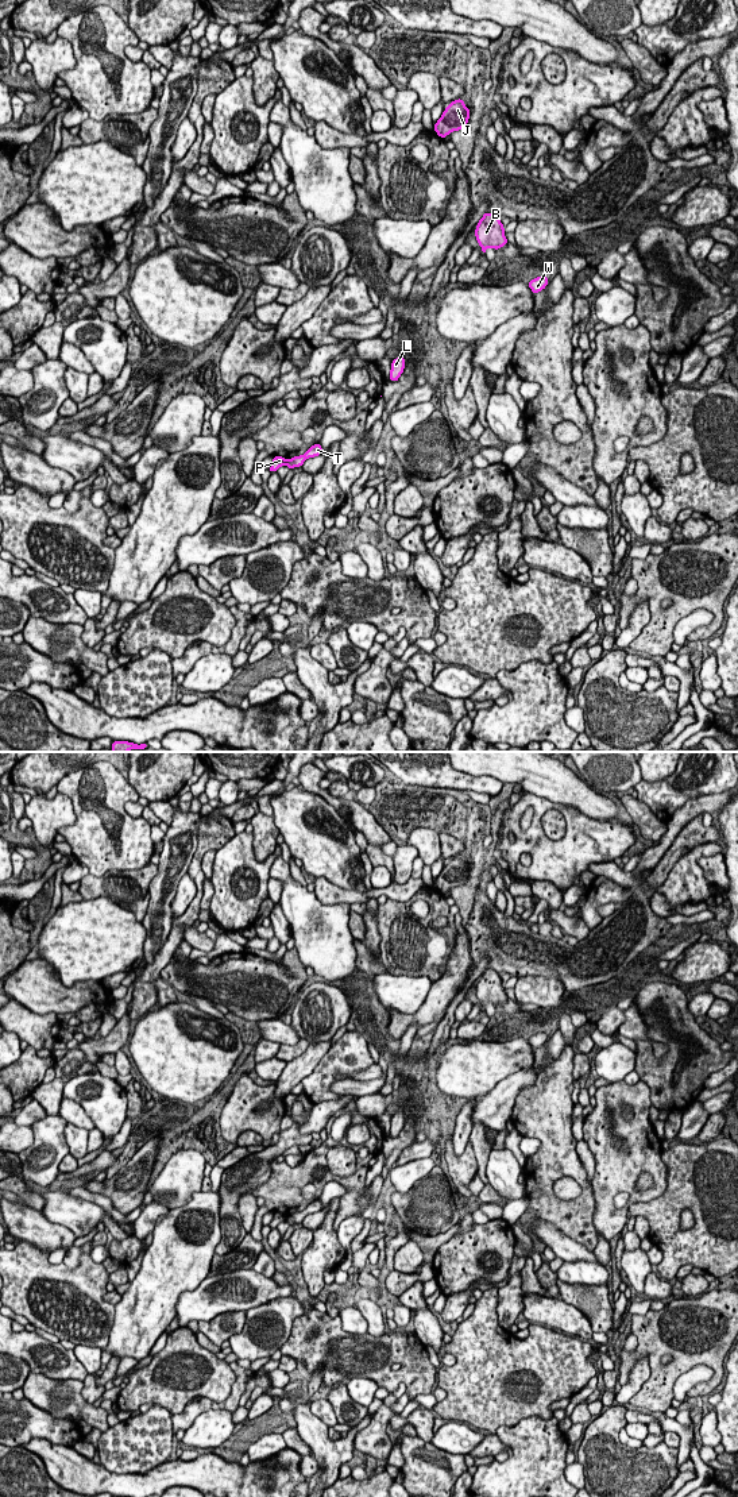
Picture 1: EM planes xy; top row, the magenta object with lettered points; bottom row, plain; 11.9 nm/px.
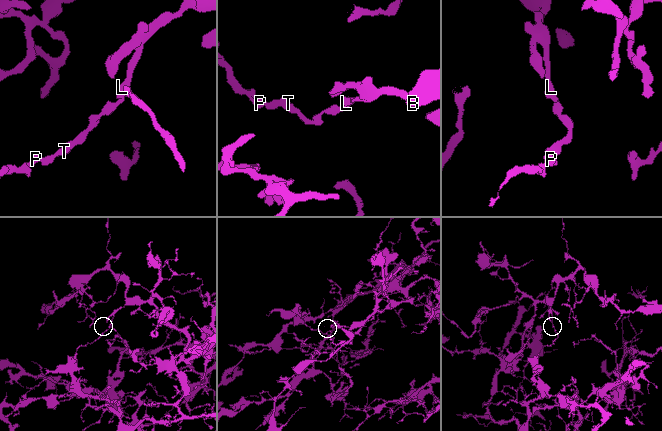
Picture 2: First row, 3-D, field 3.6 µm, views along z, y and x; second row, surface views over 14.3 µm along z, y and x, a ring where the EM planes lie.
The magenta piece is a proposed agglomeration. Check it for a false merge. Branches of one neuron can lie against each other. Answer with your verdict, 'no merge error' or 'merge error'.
merge error

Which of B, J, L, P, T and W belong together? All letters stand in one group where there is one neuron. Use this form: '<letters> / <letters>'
B J L T W / P

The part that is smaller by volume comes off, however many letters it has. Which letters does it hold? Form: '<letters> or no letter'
P

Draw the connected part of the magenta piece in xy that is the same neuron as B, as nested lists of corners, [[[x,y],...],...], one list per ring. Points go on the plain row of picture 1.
[[[490,968],[483,971],[475,984],[475,994],[483,1008],[486,1008],[488,1003],[492,1003],[496,1007],[509,999],[503,984],[505,981],[501,979],[498,972]]]

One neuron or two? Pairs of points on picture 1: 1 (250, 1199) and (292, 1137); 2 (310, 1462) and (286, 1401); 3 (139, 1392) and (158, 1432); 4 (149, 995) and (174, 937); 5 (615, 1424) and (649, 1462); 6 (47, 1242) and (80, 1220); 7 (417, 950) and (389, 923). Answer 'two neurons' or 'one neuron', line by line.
1: two neurons
2: two neurons
3: two neurons
4: one neuron
5: one neuron
6: two neurons
7: one neuron

